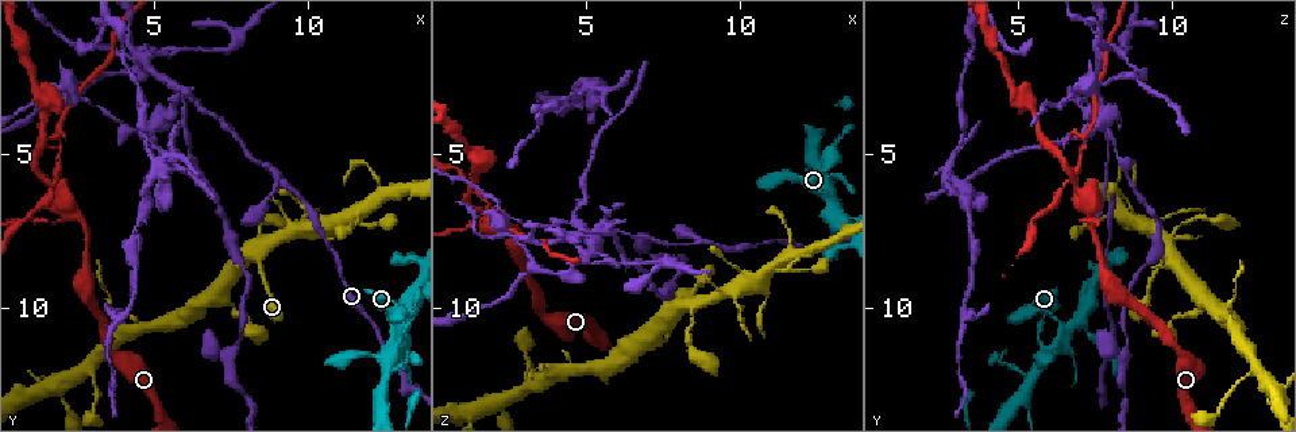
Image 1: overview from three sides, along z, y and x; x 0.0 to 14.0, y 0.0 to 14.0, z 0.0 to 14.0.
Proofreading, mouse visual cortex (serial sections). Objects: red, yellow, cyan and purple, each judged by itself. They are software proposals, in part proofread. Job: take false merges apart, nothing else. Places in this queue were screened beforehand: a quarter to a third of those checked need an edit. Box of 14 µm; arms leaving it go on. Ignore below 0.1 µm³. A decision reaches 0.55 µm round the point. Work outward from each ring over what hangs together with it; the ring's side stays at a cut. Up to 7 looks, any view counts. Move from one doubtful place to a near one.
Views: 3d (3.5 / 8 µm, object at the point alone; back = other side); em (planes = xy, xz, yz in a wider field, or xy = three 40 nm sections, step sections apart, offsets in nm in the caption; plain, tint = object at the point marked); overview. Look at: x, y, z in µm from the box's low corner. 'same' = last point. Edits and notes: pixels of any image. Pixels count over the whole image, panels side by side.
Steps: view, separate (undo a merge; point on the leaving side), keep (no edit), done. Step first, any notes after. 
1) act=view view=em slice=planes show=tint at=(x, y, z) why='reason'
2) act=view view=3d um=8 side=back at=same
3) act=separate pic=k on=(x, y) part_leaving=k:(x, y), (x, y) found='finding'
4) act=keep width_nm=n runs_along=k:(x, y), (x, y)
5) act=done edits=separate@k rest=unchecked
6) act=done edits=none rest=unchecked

act=view view=3d um=3.5 side=back at=(9.4, 5.9, 7.9) why='arms part here'

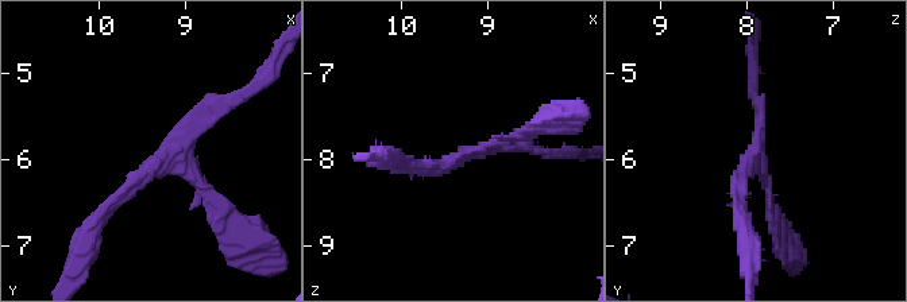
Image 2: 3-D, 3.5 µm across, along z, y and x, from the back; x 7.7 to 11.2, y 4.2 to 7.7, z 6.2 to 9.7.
act=view view=em slice=xy step=5 show=tint at=(9.30, 6.00, 8.00) arms=3 arm_widths_nm=150,150,150

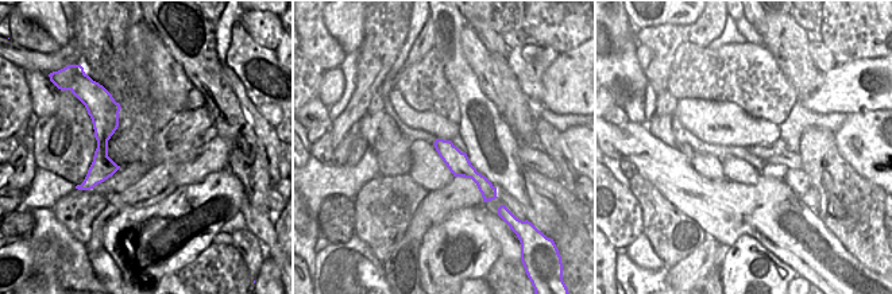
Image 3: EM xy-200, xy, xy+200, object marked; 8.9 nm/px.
act=keep runs_along=3:(439, 142), (489, 188) found='one cell here'

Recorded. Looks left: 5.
act=view view=3d um=3.5 at=(8.2, 8.4, 9.8) why='four-way junction'

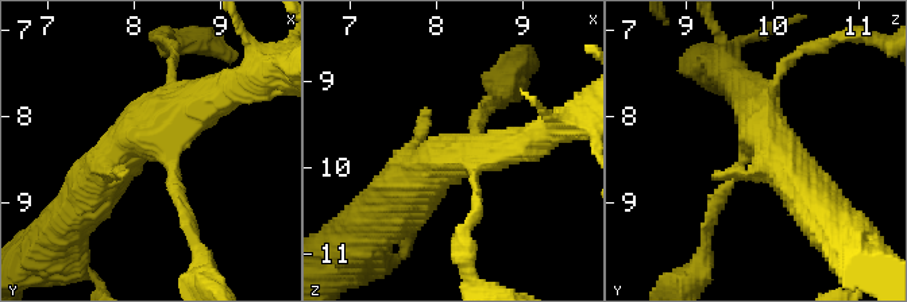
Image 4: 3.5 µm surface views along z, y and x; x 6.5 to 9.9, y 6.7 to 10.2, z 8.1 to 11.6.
act=view view=em slice=xy step=1 show=tint at=(8.30, 8.35, 9.80)

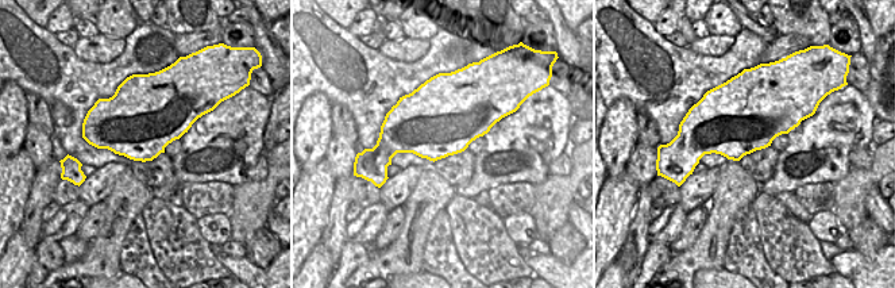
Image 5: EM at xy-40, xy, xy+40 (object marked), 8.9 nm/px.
act=keep arm_widths_nm=150,250,450,500 runs_along=4:(489, 104), (473, 139), (398, 190) found='one cell here'

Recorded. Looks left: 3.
act=view view=3d um=8 at=(13.0, 10.8, 6.6) why='sudden change in width'

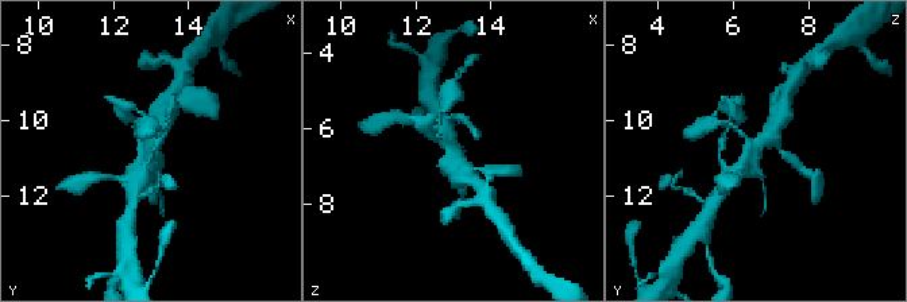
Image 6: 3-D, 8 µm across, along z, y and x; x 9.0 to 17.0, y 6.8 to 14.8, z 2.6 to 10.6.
act=view view=3d um=3.5 at=(12.9, 10.7, 6.5)

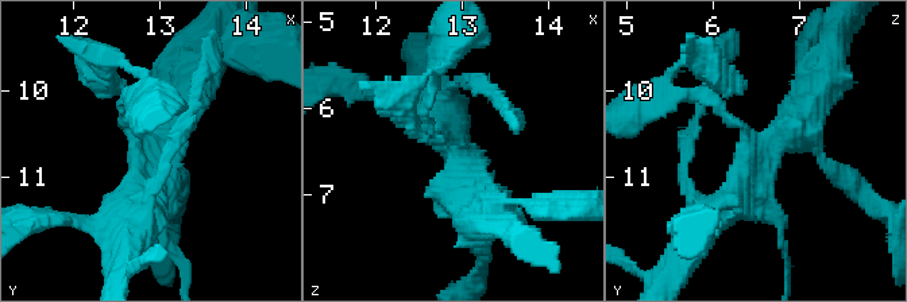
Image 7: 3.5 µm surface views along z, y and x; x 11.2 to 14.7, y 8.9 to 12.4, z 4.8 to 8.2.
act=keep runs_along=7:(128, 95), (154, 153), (142, 215) found='continuous, no second cell'

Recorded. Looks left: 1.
act=done edits=none rest=unchecked

